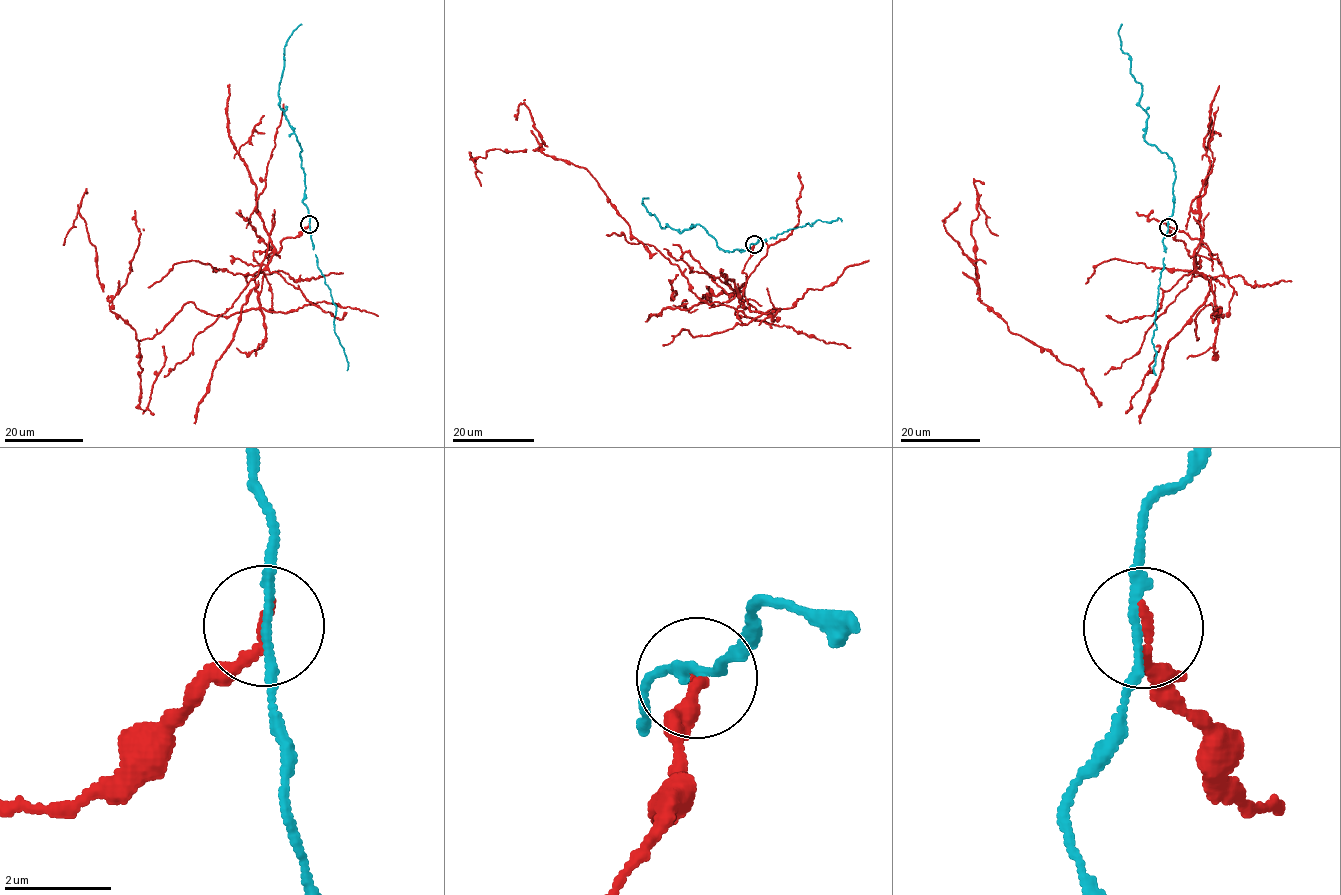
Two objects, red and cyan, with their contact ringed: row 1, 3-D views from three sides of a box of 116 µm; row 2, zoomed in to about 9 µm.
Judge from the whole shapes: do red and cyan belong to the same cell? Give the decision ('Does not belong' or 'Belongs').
Does not belong

